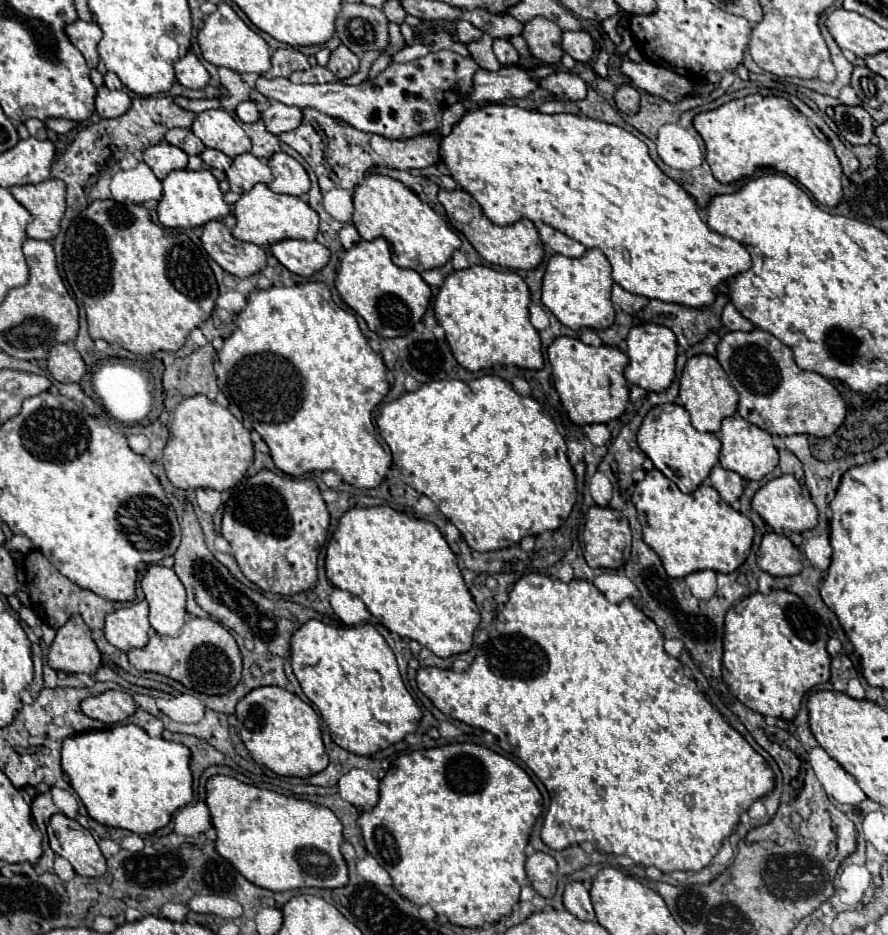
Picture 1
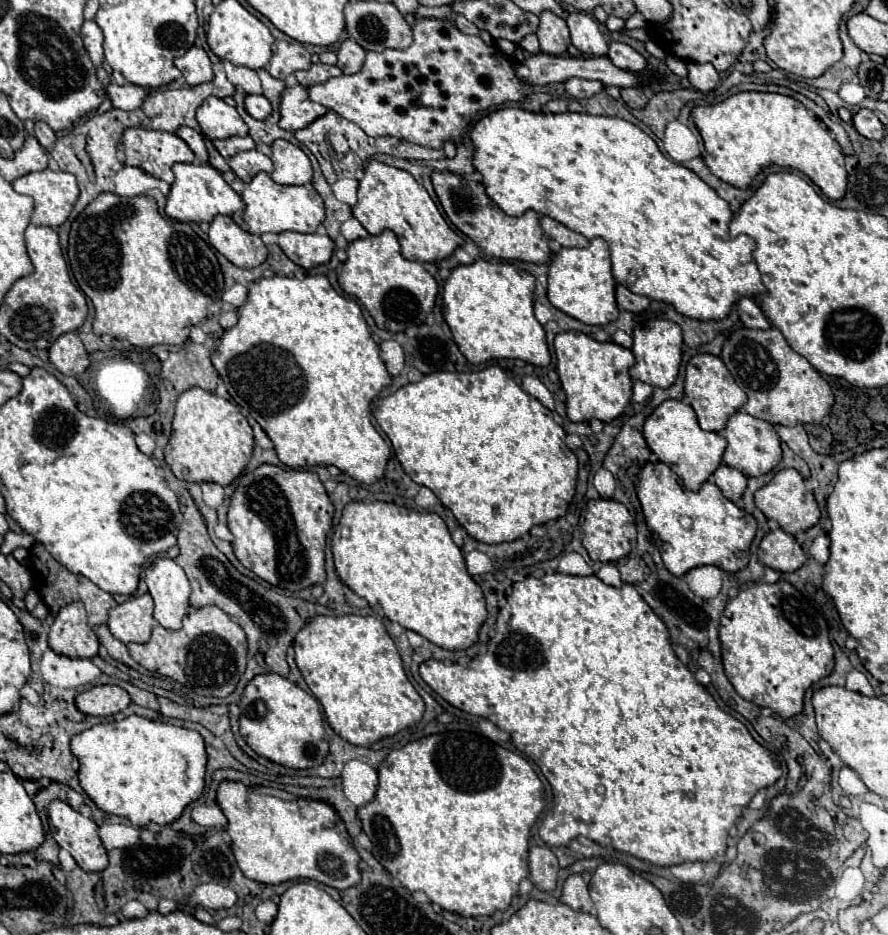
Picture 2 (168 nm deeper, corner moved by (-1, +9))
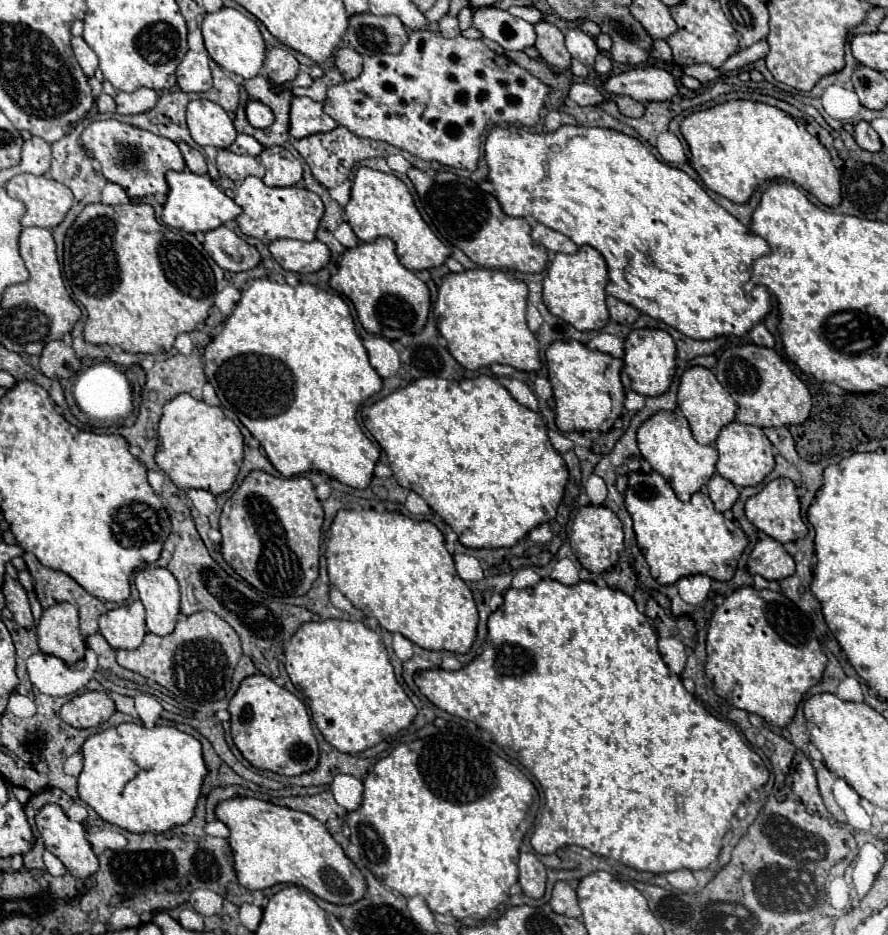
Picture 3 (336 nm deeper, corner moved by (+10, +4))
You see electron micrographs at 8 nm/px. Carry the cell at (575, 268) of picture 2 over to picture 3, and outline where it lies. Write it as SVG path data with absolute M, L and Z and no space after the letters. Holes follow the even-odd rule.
M582 246L576 254L556 254L544 278L544 304L554 316L572 324L576 330L600 330L608 322L608 308L604 302L606 284L606 262L596 248Z

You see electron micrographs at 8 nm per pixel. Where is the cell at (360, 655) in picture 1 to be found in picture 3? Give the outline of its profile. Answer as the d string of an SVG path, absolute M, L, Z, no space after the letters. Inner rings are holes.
M350 620L306 622L285 645L284 656L286 672L292 684L302 690L308 708L312 712L312 720L316 722L324 740L340 752L358 754L366 748L372 748L378 742L382 742L386 736L392 736L398 730L408 728L416 716L416 706L406 696L406 692L402 690L402 686L394 676L384 642L376 632L372 632L362 622L350 622Z

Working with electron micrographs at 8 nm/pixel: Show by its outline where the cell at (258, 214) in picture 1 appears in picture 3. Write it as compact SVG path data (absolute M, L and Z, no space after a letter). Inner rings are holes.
M248 176L242 182L242 186L236 190L234 202L242 208L242 214L236 218L242 234L266 242L278 238L296 238L296 240L310 242L316 238L316 228L324 214L324 204L314 192L300 186L270 188L256 176Z

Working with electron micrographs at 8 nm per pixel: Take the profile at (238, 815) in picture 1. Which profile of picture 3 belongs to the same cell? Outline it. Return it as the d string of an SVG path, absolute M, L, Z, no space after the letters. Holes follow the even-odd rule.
M236 797L218 802L216 818L224 822L230 830L228 844L232 848L234 870L236 870L240 886L248 890L262 890L274 884L296 884L296 886L306 886L312 894L332 904L354 904L356 900L364 896L366 882L364 882L362 872L344 854L342 846L330 836L326 826L314 816L306 812L290 810L284 806L274 806L270 802L257 798Z

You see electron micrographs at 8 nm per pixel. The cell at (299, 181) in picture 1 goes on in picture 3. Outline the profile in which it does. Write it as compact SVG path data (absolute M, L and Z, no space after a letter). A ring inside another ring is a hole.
M282 146L264 148L262 154L258 156L258 162L266 168L266 176L262 178L266 186L296 186L302 180L302 164L300 164L300 160L296 160L292 156L292 152L282 148Z

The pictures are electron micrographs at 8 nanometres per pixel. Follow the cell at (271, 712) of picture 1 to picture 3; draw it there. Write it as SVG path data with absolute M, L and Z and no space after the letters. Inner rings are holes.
M254 674L244 678L228 704L228 712L232 716L232 740L254 768L284 776L298 776L316 768L318 742L312 734L306 706L268 676Z

